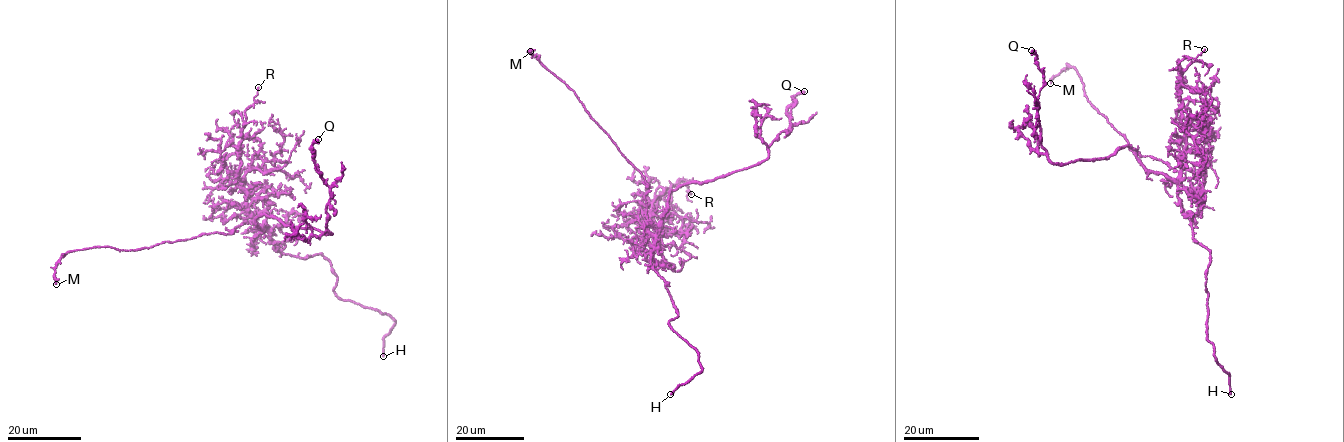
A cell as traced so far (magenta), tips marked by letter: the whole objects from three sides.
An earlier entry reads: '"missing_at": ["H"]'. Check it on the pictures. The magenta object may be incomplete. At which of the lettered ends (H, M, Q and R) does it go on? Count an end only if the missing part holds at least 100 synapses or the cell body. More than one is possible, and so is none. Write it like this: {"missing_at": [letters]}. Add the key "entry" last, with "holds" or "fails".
{"missing_at": ["H"], "entry": "holds"}

